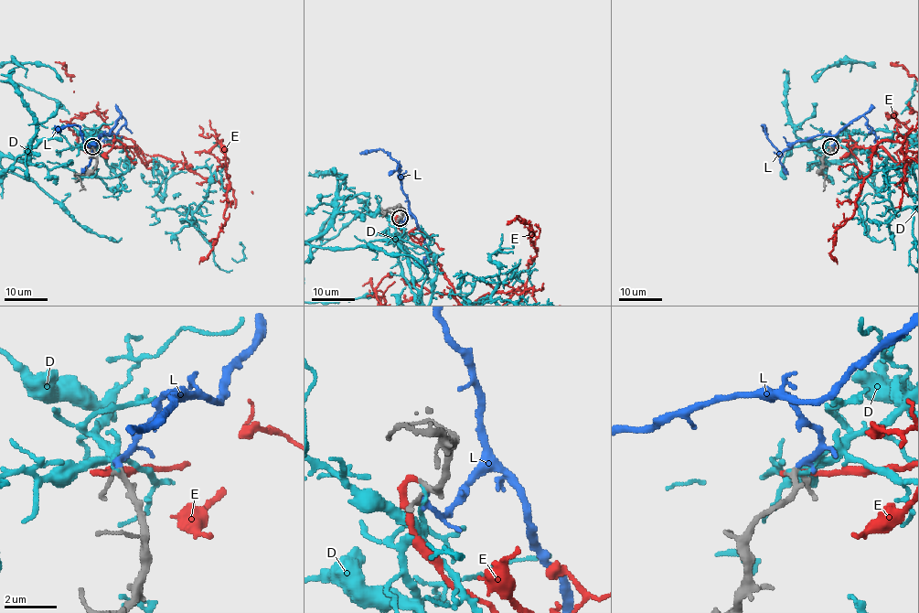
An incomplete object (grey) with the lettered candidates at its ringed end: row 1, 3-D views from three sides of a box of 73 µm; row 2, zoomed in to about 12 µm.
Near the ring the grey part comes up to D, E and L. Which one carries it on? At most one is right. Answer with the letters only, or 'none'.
L

